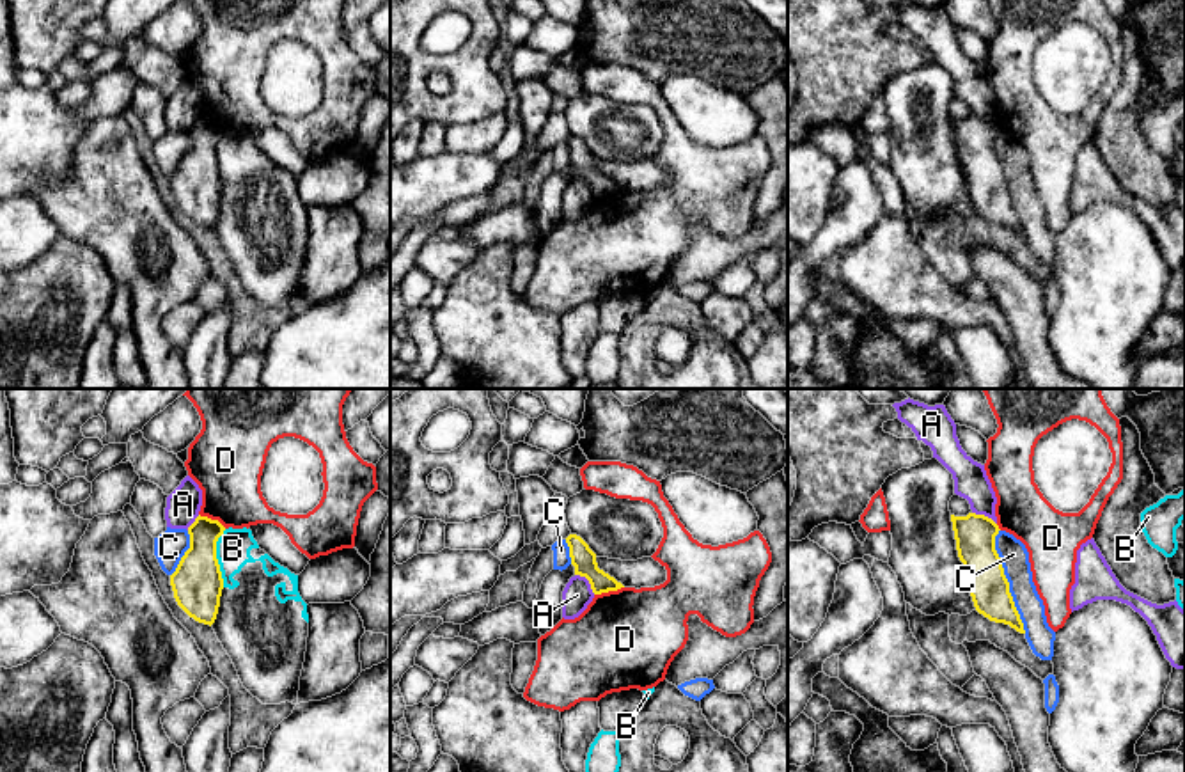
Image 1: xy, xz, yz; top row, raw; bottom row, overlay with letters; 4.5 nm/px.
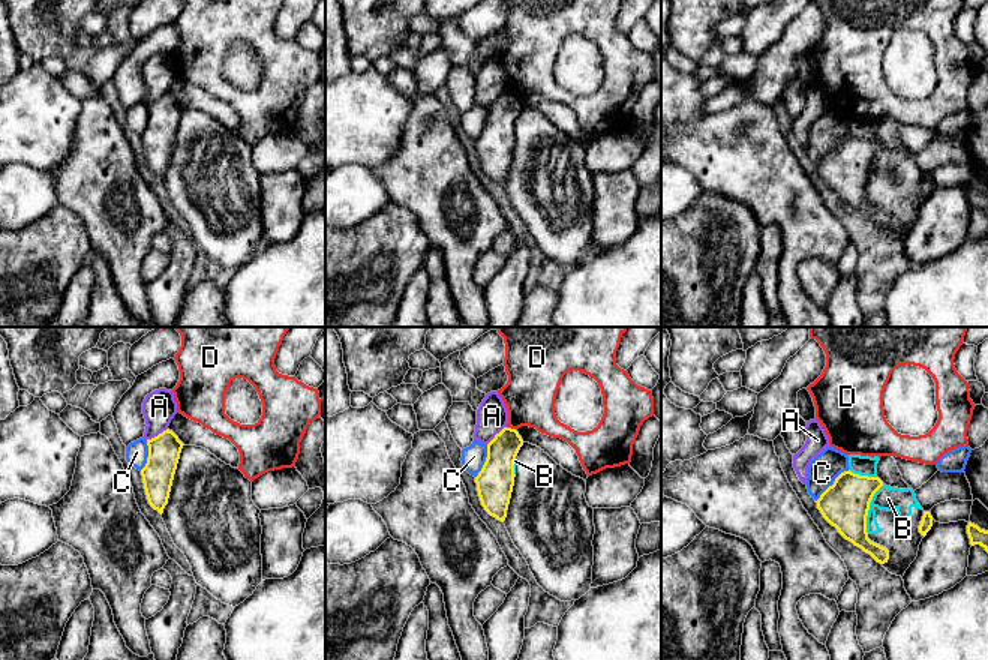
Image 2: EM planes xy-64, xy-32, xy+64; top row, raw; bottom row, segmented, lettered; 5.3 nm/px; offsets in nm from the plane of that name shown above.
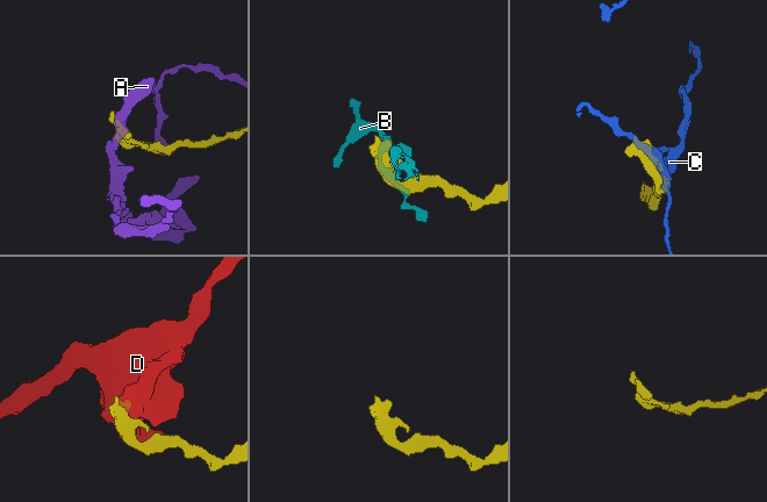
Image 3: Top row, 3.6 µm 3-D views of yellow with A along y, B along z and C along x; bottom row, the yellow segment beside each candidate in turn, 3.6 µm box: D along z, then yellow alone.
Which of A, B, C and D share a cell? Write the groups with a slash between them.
A / B / C / D

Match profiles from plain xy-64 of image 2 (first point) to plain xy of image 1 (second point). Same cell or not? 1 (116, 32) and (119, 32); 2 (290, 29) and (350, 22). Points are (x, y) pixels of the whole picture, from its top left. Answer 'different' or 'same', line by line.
1: different
2: same

